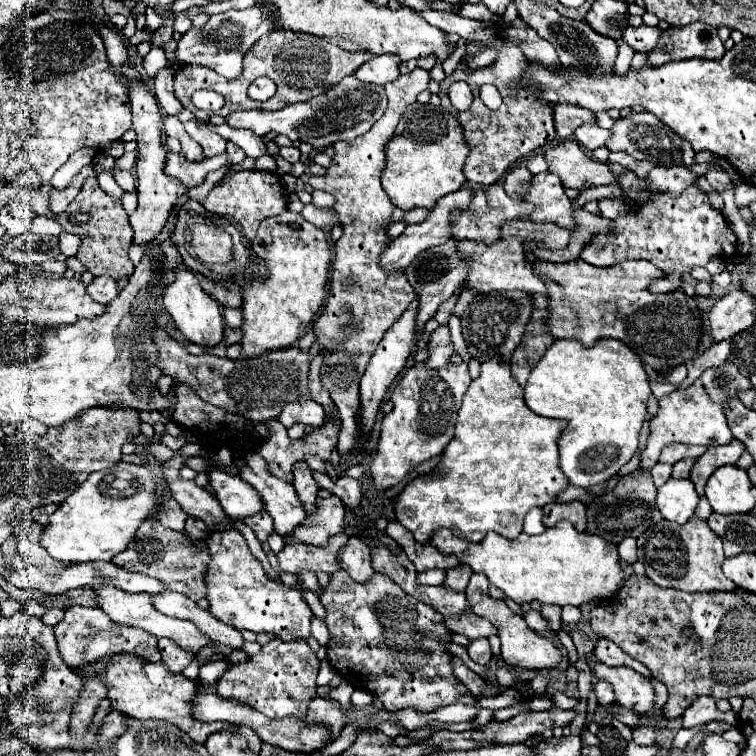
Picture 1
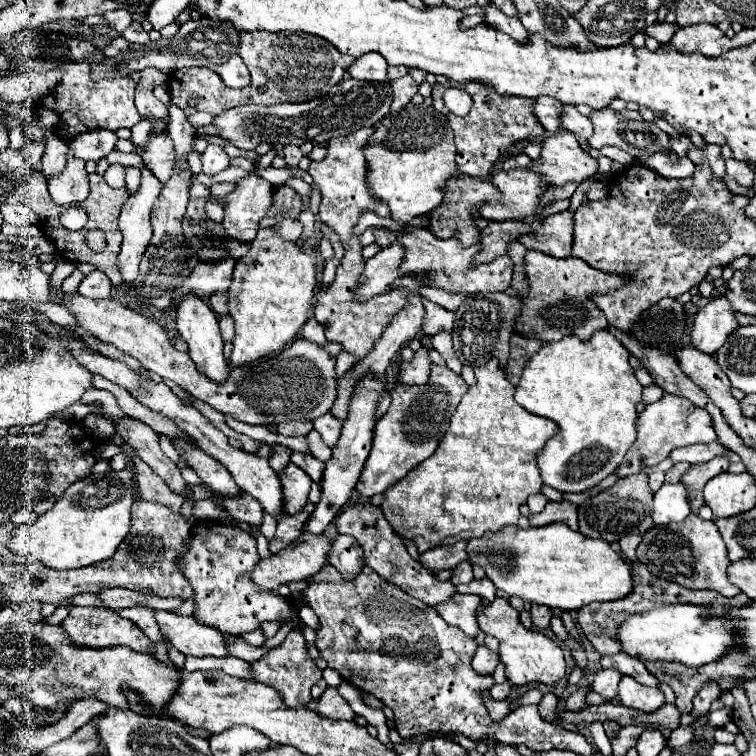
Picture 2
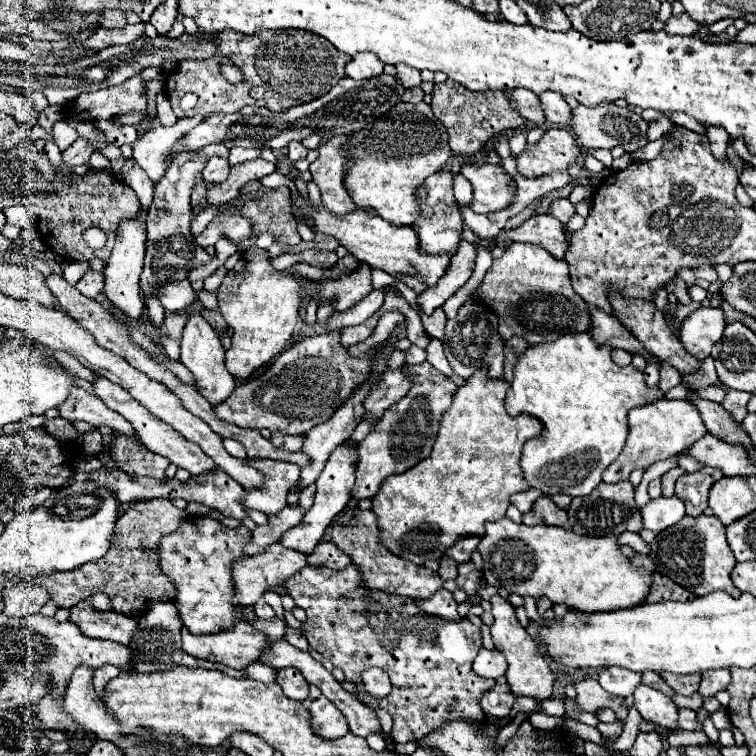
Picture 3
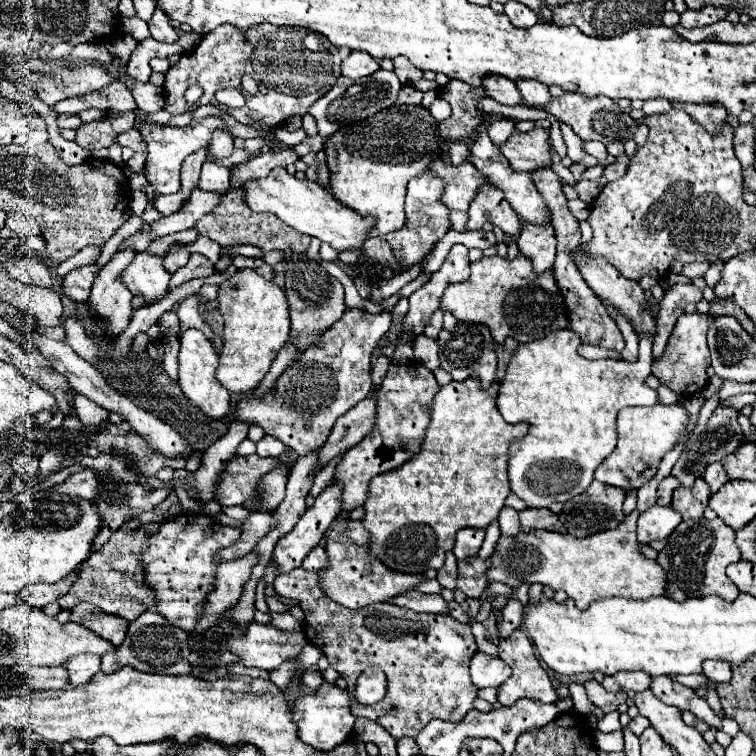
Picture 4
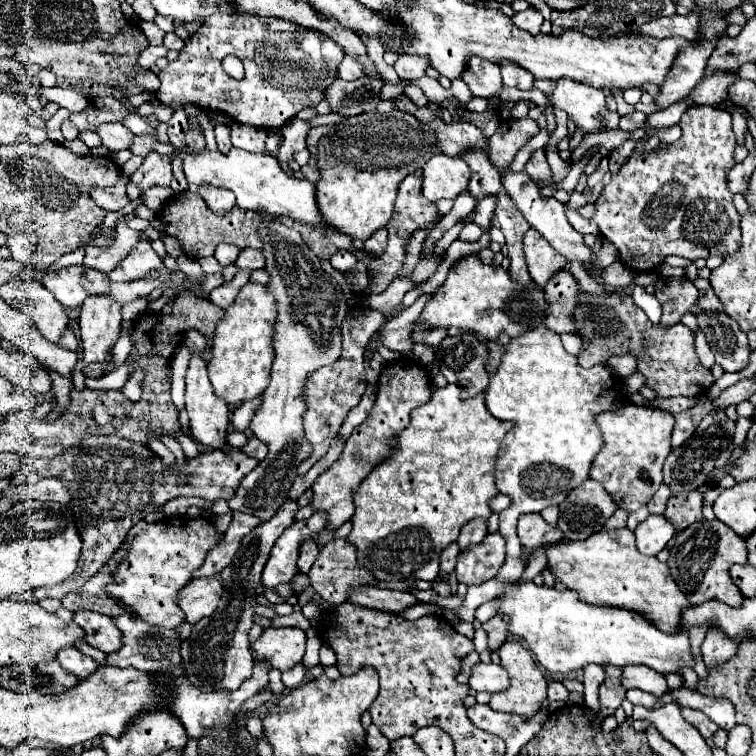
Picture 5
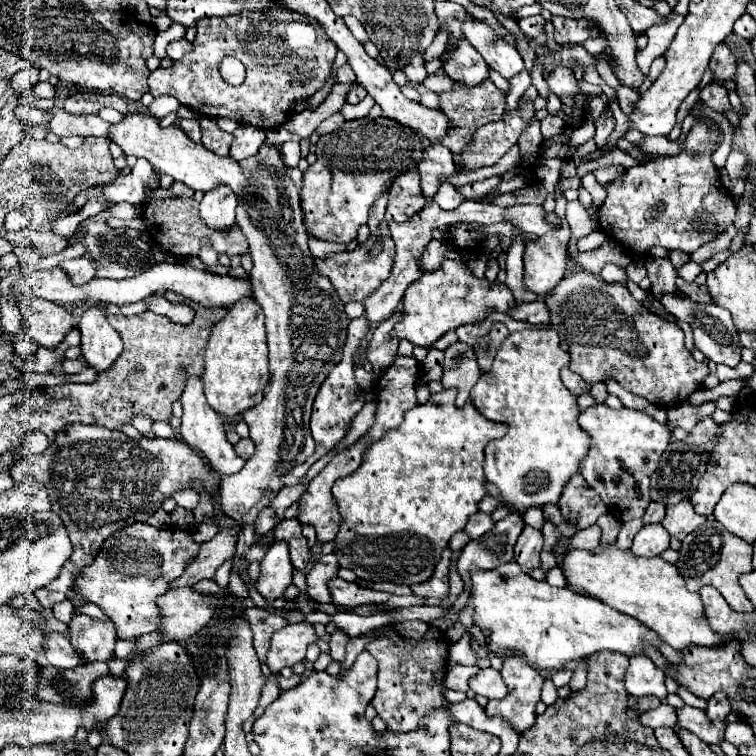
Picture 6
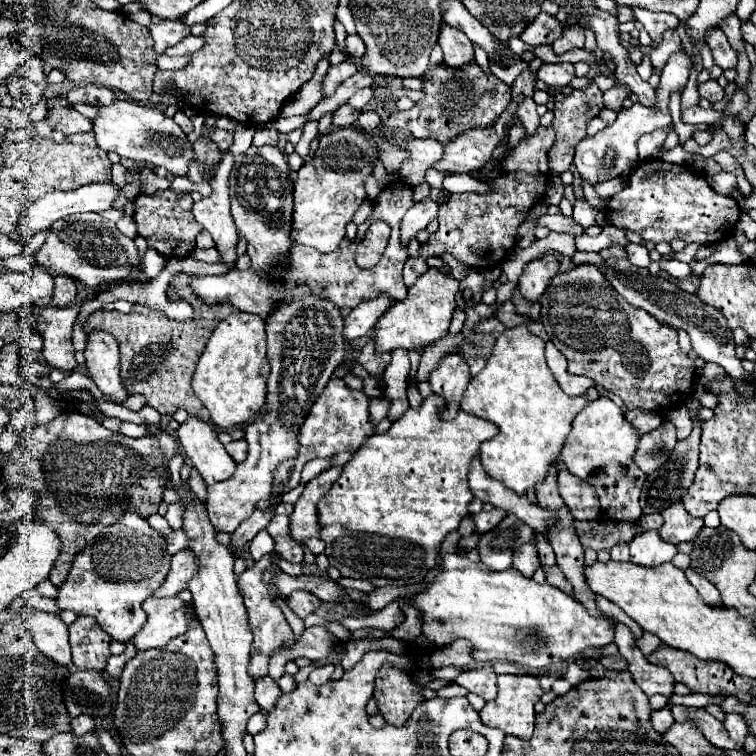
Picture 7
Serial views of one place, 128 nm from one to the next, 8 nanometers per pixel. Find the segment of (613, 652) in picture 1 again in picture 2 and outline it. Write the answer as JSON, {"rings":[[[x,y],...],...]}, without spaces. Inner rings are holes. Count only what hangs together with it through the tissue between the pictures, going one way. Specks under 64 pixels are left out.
{"rings":[[[622,652],[614,654],[614,656],[602,656],[600,664],[602,664],[602,668],[612,668],[612,670],[624,672],[626,676],[636,678],[644,686],[658,686],[660,684],[658,678],[640,660],[634,660]]]}

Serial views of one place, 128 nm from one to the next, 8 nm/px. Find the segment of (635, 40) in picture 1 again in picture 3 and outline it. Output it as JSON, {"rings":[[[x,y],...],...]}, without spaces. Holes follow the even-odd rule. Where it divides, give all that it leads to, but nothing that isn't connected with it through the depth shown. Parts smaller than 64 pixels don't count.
{"rings":[[[682,12],[678,16],[670,16],[670,20],[666,22],[664,32],[668,32],[668,34],[680,34],[680,36],[694,36],[700,28],[702,28],[702,24],[692,22],[690,16],[686,12]]]}

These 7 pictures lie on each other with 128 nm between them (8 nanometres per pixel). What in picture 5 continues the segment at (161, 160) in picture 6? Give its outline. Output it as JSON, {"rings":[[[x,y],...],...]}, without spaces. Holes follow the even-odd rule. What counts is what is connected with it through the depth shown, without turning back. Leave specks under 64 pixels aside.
{"rings":[[[134,136],[130,148],[132,154],[145,157],[148,152],[156,152],[160,156],[168,156],[170,160],[176,154],[182,154],[182,170],[186,174],[186,180],[190,184],[212,184],[218,188],[228,188],[236,196],[236,204],[244,210],[264,210],[274,216],[288,216],[294,220],[304,220],[306,224],[312,224],[322,230],[330,230],[318,212],[316,206],[316,194],[314,194],[314,184],[308,180],[298,180],[294,176],[288,176],[278,160],[270,154],[250,154],[240,148],[232,148],[228,154],[222,154],[218,150],[200,150],[192,152],[188,146],[186,148],[176,148],[170,142],[160,144],[154,136]]]}

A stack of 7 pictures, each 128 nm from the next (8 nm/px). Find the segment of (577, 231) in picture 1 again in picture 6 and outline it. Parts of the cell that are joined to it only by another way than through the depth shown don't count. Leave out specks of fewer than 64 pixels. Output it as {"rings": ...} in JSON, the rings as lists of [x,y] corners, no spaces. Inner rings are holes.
{"rings":[[[562,194],[555,202],[555,214],[561,219],[560,232],[546,233],[525,244],[524,286],[538,296],[546,296],[566,274],[570,226],[566,221],[567,200]]]}

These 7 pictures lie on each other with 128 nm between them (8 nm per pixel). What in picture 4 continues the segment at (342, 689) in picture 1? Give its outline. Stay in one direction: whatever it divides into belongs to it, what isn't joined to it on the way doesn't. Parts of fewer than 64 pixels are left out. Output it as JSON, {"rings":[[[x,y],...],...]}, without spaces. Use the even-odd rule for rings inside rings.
{"rings":[[[322,682],[322,686],[316,692],[298,696],[292,702],[292,722],[298,726],[298,738],[304,744],[322,752],[328,752],[342,744],[344,740],[348,740],[352,736],[356,720],[350,711],[351,702],[352,696],[348,690],[342,690],[330,682]]]}

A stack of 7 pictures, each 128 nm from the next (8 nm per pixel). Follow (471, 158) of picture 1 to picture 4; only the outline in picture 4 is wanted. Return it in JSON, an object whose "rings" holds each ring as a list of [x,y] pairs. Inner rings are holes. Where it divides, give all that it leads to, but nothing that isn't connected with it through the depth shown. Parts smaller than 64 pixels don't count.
{"rings":[[[450,80],[444,88],[440,88],[438,96],[452,106],[452,116],[440,122],[442,138],[464,142],[472,138],[484,120],[484,114],[476,108],[476,102],[484,96],[484,92],[480,88],[464,84],[462,80]]]}

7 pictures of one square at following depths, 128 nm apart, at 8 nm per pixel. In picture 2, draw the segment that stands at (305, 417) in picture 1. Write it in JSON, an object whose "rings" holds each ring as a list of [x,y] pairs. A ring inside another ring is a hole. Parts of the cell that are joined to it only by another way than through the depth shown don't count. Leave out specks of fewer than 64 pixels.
{"rings":[[[292,420],[292,422],[278,424],[276,430],[282,436],[306,436],[312,430],[312,422],[296,422],[296,420]]]}

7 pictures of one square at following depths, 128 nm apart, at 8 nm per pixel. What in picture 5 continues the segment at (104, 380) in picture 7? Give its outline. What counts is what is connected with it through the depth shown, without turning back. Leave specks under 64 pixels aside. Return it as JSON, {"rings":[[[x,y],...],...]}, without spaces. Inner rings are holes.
{"rings":[[[88,296],[78,324],[82,340],[82,364],[104,362],[120,338],[122,306],[110,296]]]}

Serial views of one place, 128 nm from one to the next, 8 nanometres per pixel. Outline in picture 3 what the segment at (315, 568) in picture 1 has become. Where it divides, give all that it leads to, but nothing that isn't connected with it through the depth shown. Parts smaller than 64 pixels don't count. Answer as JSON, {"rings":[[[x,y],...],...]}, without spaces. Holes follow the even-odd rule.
{"rings":[[[278,542],[268,546],[264,552],[256,554],[256,556],[244,556],[244,558],[236,560],[236,564],[232,564],[232,580],[234,580],[234,588],[236,588],[236,596],[232,596],[232,604],[252,606],[258,598],[262,598],[266,594],[266,590],[270,590],[272,586],[282,584],[286,578],[294,576],[306,564],[308,564],[306,554],[286,550]]]}

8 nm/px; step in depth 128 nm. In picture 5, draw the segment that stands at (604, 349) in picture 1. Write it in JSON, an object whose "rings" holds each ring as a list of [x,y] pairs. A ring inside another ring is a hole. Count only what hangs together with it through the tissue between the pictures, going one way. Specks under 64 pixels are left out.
{"rings":[[[634,286],[632,298],[634,298],[634,302],[636,302],[644,312],[646,312],[646,316],[650,318],[650,322],[654,322],[654,324],[658,324],[658,322],[660,322],[662,306],[660,306],[660,302],[656,300],[656,296],[654,296],[654,294],[646,294],[646,292],[644,292],[644,288]],[[538,326],[530,332],[526,332],[524,336],[510,340],[496,374],[490,376],[488,390],[484,390],[484,404],[486,404],[488,412],[498,420],[514,422],[514,428],[504,436],[504,440],[500,444],[500,450],[496,456],[498,460],[496,460],[496,468],[494,468],[496,488],[500,490],[500,494],[506,494],[512,500],[510,508],[503,510],[504,512],[500,514],[500,532],[506,538],[506,562],[500,568],[496,578],[480,584],[480,586],[468,586],[466,598],[462,600],[460,608],[454,610],[454,614],[462,622],[474,622],[474,610],[480,604],[494,600],[504,590],[506,584],[516,582],[522,576],[522,572],[524,572],[524,562],[520,560],[522,546],[518,542],[517,526],[514,526],[514,522],[518,522],[520,514],[542,512],[546,506],[564,502],[564,498],[566,498],[564,494],[588,478],[590,464],[602,448],[602,434],[600,434],[600,428],[596,426],[596,414],[600,414],[604,410],[616,410],[618,394],[624,396],[622,388],[620,388],[620,380],[612,374],[612,368],[608,368],[608,366],[594,366],[590,370],[580,368],[576,364],[576,356],[570,356],[564,350],[560,336],[552,330],[548,330],[546,326]]]}

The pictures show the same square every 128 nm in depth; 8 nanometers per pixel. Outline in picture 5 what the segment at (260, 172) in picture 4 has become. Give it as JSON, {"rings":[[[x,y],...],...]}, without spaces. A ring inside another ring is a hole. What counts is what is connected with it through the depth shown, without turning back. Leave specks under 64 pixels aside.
{"rings":[[[292,118],[288,124],[284,124],[282,131],[282,148],[278,152],[280,162],[290,162],[296,152],[300,152],[306,146],[306,136],[308,136],[310,124],[308,120]]]}

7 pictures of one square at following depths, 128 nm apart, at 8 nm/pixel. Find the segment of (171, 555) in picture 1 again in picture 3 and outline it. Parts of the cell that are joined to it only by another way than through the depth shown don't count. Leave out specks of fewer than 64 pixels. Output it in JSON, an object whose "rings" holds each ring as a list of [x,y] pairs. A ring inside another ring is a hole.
{"rings":[[[164,498],[146,500],[140,504],[136,502],[116,522],[116,536],[112,538],[112,548],[108,548],[108,552],[100,560],[94,560],[92,564],[84,564],[84,568],[74,568],[72,572],[56,572],[52,576],[44,576],[34,582],[42,584],[48,590],[50,598],[60,608],[72,608],[74,604],[86,600],[96,592],[104,592],[110,598],[114,612],[120,612],[120,606],[126,606],[126,602],[134,598],[140,598],[150,604],[162,600],[168,602],[174,598],[176,588],[160,572],[158,544],[162,536],[174,532],[180,526],[184,516],[186,516],[184,510],[178,510],[176,506],[172,506],[170,500]]]}

